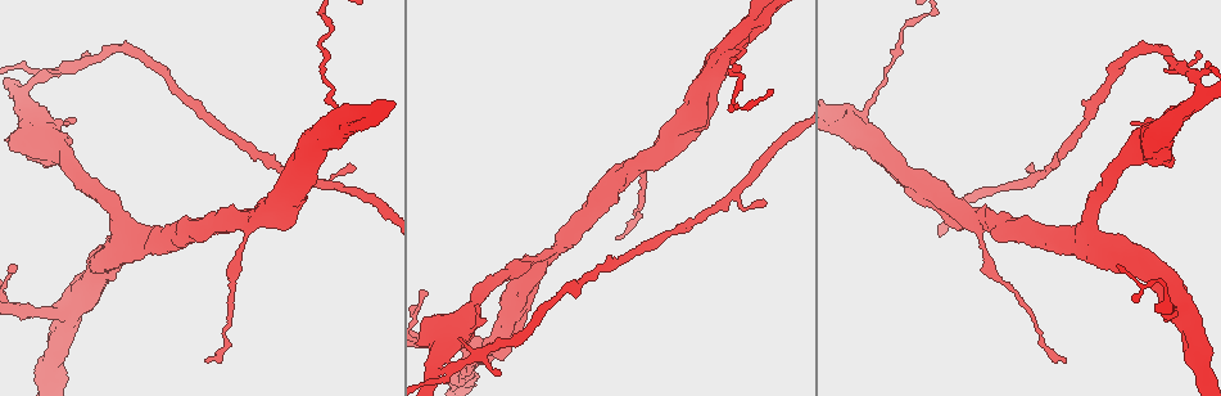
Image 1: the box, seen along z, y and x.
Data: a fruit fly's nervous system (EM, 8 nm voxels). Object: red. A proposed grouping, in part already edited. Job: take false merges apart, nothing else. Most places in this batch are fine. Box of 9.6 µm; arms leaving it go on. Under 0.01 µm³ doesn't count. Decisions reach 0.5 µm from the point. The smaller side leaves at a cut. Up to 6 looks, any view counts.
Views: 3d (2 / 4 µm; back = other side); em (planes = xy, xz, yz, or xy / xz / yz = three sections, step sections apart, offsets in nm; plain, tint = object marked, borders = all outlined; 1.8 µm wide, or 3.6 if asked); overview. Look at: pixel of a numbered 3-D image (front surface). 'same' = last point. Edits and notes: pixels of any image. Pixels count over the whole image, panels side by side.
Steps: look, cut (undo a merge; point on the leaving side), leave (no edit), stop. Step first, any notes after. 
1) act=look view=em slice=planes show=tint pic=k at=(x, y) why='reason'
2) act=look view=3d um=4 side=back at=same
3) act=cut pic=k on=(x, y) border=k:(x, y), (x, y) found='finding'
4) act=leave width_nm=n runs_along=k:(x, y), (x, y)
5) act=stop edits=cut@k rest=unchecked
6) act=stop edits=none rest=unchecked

act=look view=em slice=planes show=tint pic=1 at=(323, 16) why='narrows sharply'

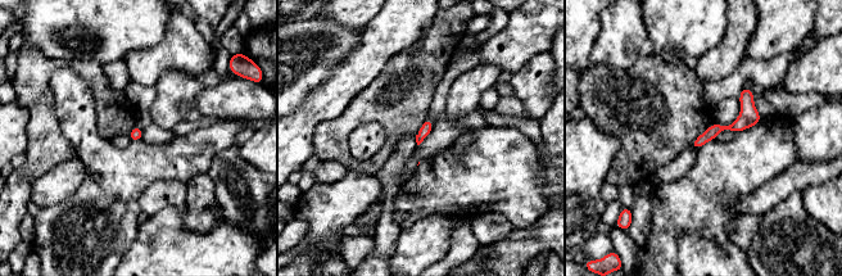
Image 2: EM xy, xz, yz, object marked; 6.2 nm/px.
act=leave runs_along=2:(746, 91), (746, 114), (696, 144) found='continuous, no second neuron'

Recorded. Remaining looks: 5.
act=look view=em slice=planes show=tint pic=1 at=(753, 27) why='thick turns thin'

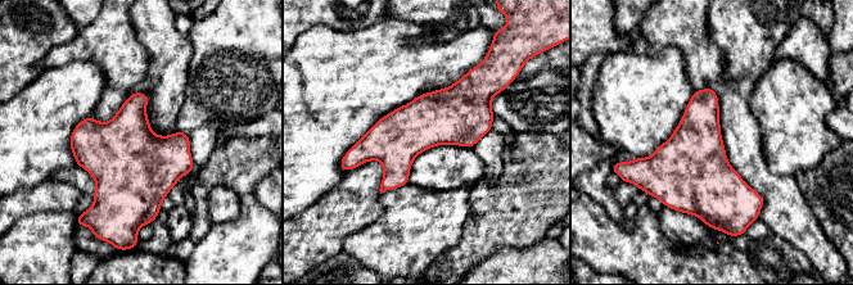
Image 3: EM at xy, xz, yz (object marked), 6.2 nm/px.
act=leave width_nm=340 found='continuous, no second neuron'

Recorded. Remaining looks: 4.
act=look view=em slice=xy step=16 show=tint pic=1 at=(475, 345) why='three-way junction'

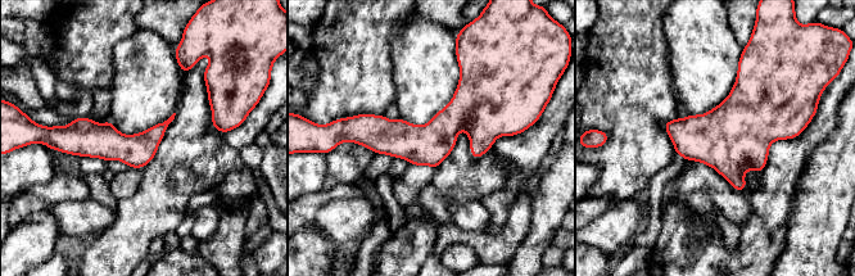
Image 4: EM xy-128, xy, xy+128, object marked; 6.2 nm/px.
act=look view=em slice=planes show=borders at=same

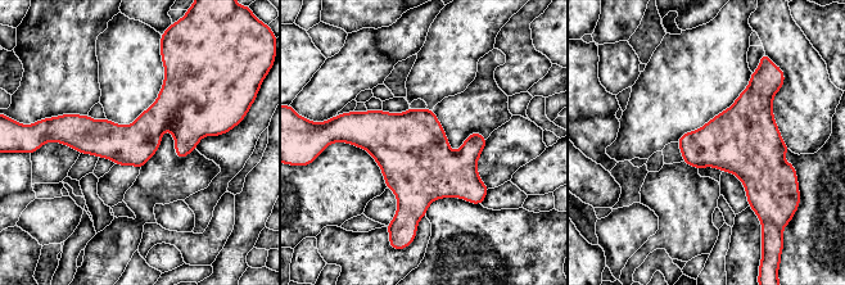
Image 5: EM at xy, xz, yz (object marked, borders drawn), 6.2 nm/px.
act=leave runs_along=5:(212, 129), (59, 136) found='one neuron here'

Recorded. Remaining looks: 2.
act=stop edits=none rest=unchecked

